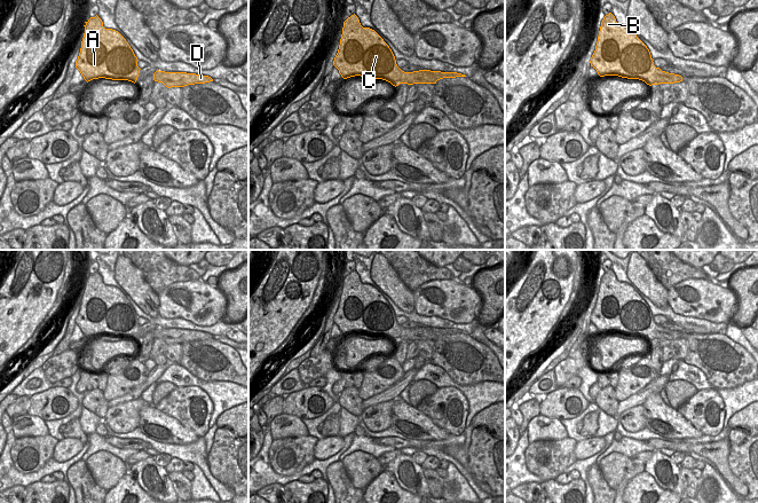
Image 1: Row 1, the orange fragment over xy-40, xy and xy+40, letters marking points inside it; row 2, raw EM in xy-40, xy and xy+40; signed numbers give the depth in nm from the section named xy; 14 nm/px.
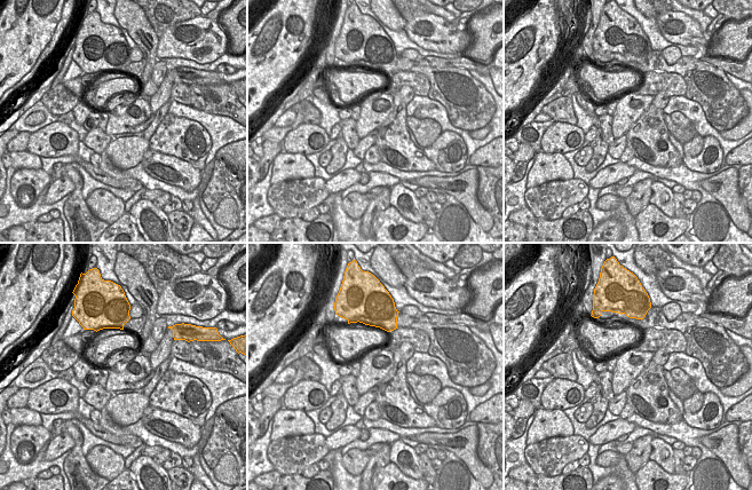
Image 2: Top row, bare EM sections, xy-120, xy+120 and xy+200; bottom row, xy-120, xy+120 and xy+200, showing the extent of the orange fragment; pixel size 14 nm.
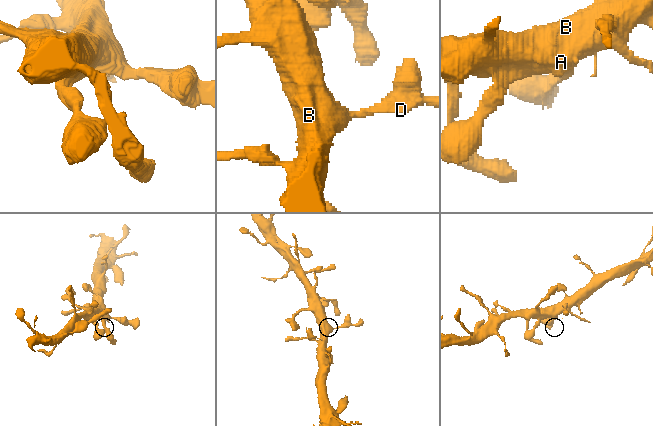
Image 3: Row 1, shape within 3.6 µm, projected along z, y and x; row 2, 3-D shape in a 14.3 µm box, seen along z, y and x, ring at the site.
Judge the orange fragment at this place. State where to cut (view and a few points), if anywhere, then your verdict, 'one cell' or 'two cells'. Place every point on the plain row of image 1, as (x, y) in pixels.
cut xy+40 (664, 328), (656, 335), (656, 339); two cells

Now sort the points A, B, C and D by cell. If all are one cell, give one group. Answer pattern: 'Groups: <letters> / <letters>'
Groups: A B C / D

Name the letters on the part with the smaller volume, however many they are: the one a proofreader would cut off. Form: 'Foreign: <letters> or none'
Foreign: D

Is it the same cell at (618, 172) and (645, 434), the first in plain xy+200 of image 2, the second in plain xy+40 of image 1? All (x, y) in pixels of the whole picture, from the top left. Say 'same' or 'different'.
different

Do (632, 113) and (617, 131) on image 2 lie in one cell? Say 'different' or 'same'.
same

